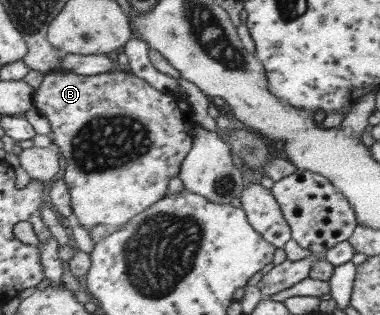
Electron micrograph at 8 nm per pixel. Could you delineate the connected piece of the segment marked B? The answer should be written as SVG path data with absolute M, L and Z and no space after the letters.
M56 70L43 77L42 83L35 91L34 101L36 108L52 124L54 144L58 146L67 163L63 179L66 181L71 192L73 212L78 218L79 224L88 230L94 228L94 226L98 226L98 224L106 226L109 231L118 230L124 225L127 225L137 214L143 213L158 201L162 201L169 192L172 179L179 176L181 166L194 145L196 123L192 115L192 106L177 94L171 95L160 92L160 90L154 90L144 77L135 76L133 73L120 71L119 73L84 76L82 74L76 74L74 71Z

